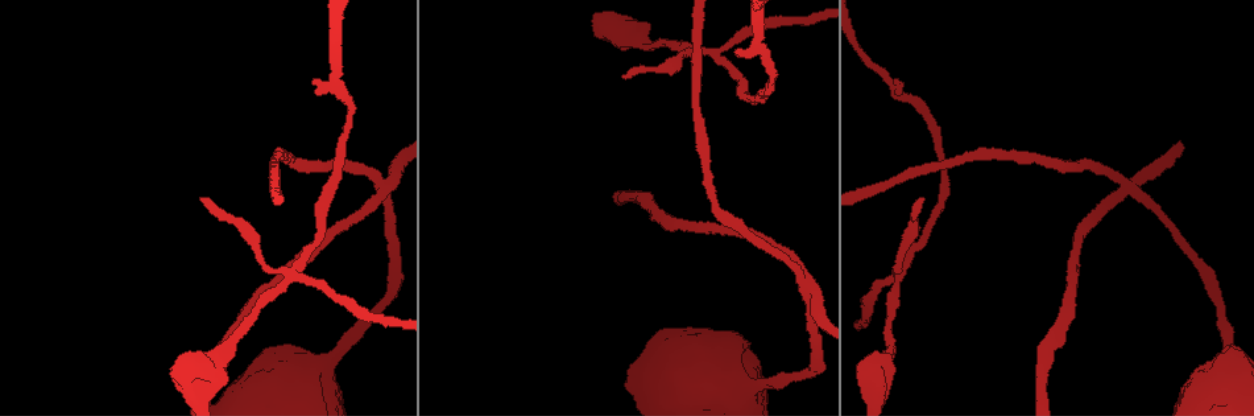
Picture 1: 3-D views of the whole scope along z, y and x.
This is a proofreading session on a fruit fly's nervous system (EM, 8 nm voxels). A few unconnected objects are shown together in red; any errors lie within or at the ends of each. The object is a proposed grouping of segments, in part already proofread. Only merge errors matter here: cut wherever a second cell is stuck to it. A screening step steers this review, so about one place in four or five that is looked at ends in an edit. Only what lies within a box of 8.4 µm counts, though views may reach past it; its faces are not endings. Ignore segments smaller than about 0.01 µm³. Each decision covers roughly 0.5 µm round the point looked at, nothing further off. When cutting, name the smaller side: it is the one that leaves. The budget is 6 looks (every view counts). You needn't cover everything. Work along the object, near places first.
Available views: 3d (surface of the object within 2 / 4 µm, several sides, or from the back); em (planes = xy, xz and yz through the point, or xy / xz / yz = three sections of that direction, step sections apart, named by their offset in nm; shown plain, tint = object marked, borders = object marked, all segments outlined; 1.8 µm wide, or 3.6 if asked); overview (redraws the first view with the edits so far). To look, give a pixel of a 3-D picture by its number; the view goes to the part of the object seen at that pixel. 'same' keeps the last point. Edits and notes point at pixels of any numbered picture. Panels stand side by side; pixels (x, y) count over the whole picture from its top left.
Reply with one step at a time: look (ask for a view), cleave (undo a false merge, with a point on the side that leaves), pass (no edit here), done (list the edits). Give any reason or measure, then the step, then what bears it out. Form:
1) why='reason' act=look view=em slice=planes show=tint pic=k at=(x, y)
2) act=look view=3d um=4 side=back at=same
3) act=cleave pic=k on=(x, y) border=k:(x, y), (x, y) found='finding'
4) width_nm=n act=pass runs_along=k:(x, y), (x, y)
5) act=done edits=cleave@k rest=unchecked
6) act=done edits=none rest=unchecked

why='four or more arms meet' act=look view=em slice=planes show=tint pic=1 at=(382, 185)

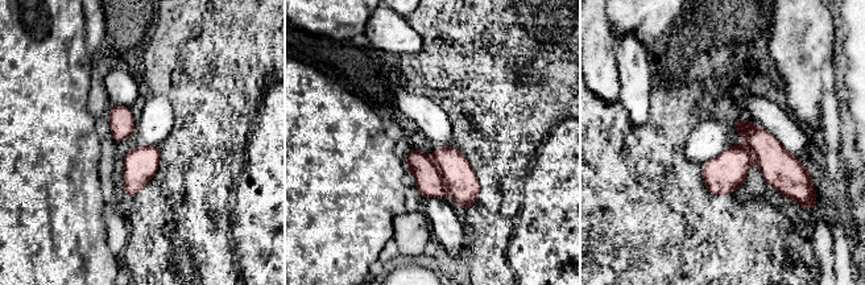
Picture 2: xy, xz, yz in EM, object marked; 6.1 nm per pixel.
width_nm=200 act=cleave pic=2 on=(460, 181) border=2:(431, 161), (447, 190) found='two cells meet here'

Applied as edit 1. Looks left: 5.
why='three-way junction' act=look view=em slice=xy step=16 show=tint pic=1 at=(631, 30)

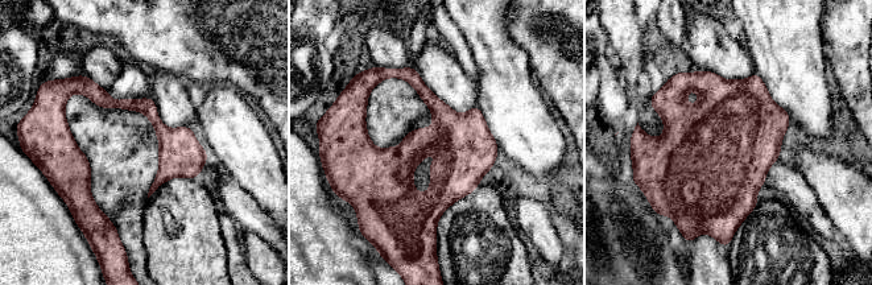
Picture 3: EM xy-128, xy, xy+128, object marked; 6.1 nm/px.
why='cut it another way' act=look view=em slice=planes show=tint at=same

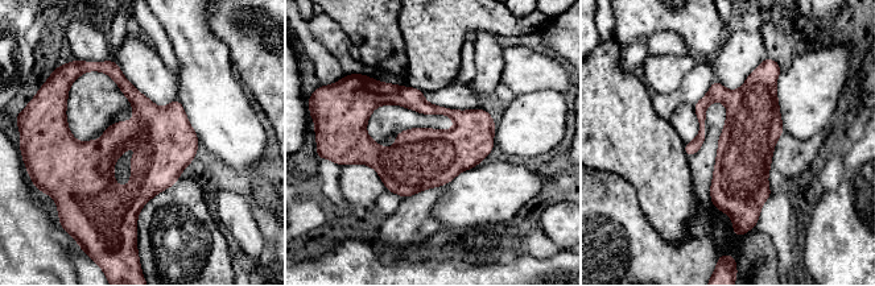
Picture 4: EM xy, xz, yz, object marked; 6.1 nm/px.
act=pass runs_along=4:(762, 67), (735, 218) found='continuous, no second cell'

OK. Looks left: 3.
act=done edits=cleave@2 rest=unchecked

